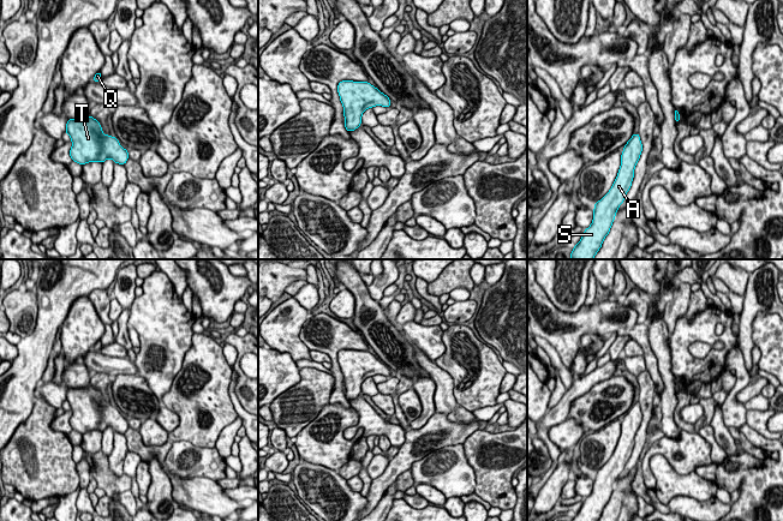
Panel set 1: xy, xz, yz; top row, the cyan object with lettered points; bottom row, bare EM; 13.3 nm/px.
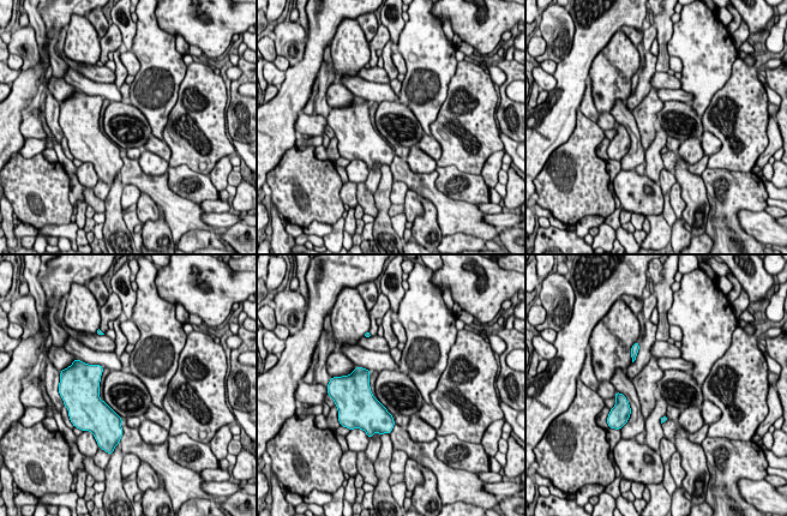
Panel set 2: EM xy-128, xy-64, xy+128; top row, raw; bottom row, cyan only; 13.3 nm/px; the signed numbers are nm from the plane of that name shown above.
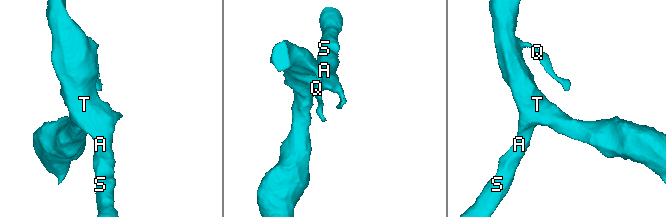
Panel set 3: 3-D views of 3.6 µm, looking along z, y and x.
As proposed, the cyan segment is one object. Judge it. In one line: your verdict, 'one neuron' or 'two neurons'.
one neuron

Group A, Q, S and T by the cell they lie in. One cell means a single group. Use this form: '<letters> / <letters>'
A Q S T

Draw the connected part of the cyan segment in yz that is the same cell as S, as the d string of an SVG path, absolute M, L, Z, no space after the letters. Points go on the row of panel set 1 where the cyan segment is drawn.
M634 133L621 154L621 167L609 192L594 203L593 220L574 246L570 259L593 259L603 240L609 234L618 206L632 186L634 168L640 158L642 144L639 133Z

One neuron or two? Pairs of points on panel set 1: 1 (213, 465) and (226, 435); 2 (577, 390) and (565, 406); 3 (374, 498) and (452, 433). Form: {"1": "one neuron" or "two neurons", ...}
{"1": "two neurons", "2": "one neuron", "3": "one neuron"}

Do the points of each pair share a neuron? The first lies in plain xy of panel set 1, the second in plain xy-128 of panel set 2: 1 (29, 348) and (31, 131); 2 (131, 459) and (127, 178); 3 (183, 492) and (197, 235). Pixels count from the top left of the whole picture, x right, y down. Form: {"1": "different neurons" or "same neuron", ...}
{"1": "different neurons", "2": "different neurons", "3": "different neurons"}

